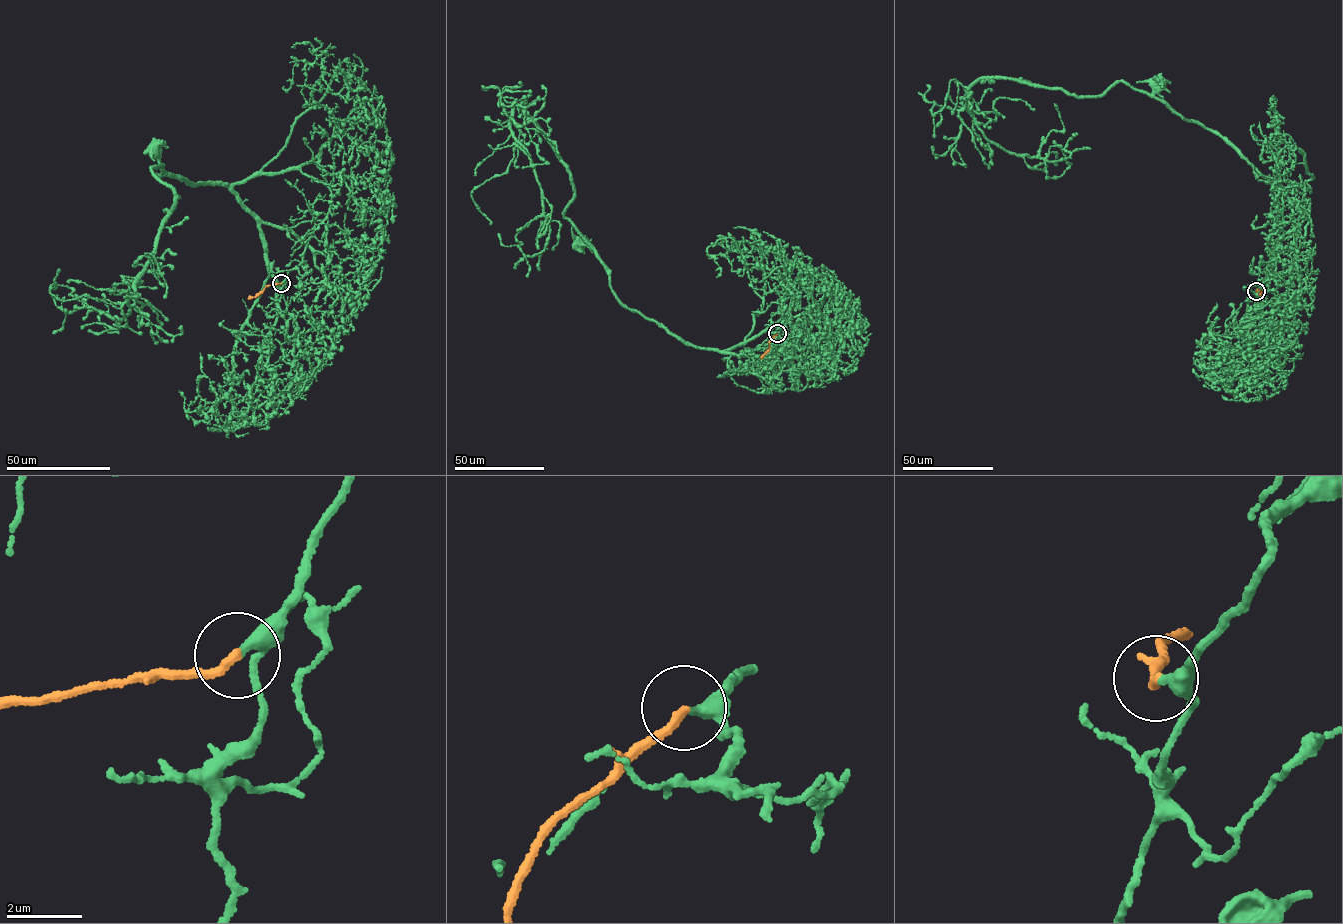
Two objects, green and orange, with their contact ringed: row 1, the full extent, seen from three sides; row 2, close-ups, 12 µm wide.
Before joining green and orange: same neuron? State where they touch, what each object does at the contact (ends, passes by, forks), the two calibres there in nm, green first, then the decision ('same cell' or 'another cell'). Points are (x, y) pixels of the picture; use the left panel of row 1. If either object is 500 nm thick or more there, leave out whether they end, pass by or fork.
(281, 283) | green passes by | orange ends | 240/240 nm | same cell

